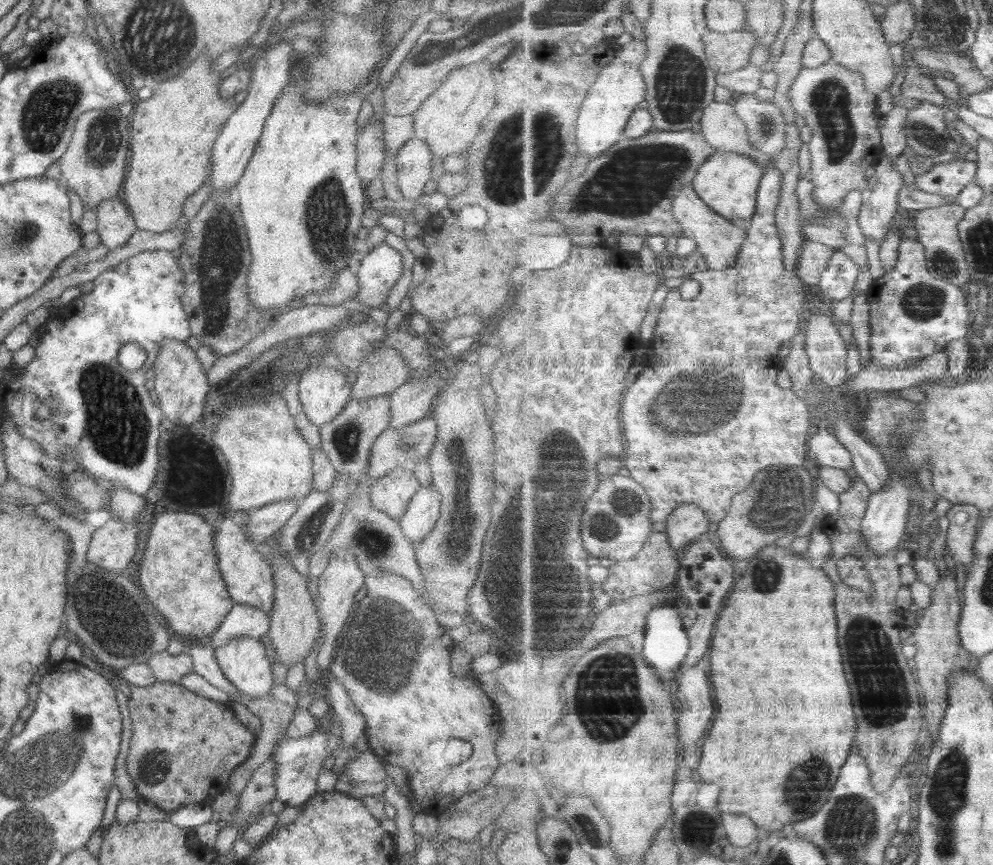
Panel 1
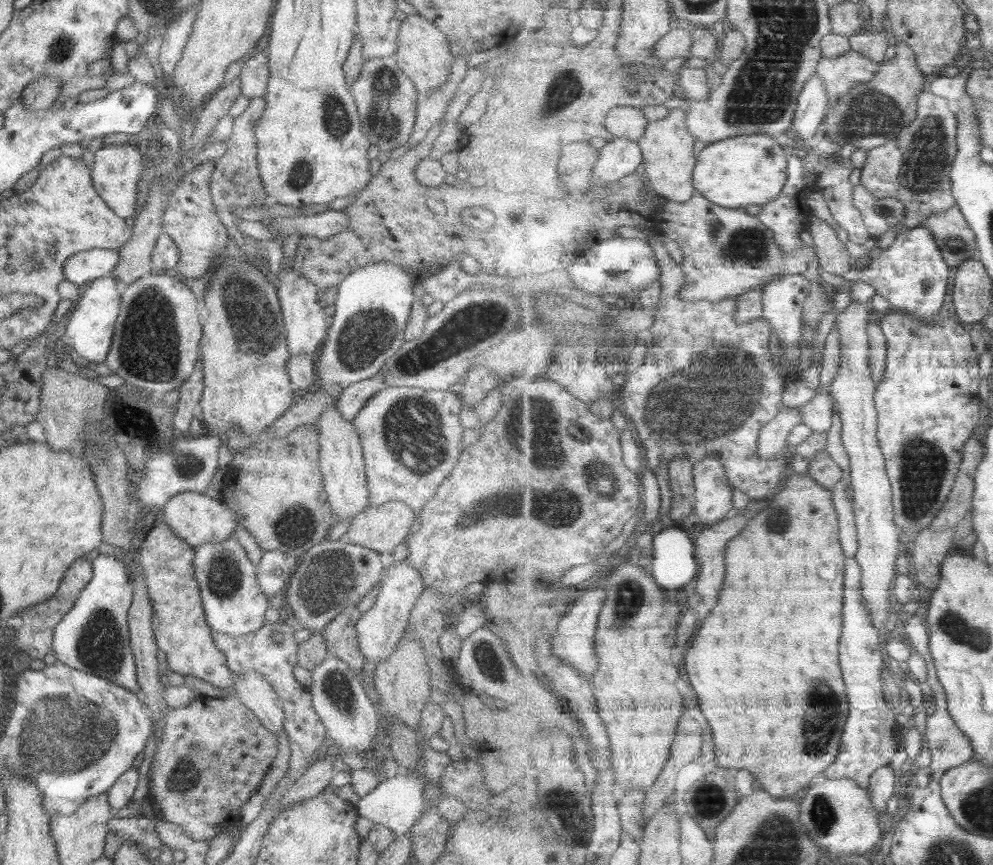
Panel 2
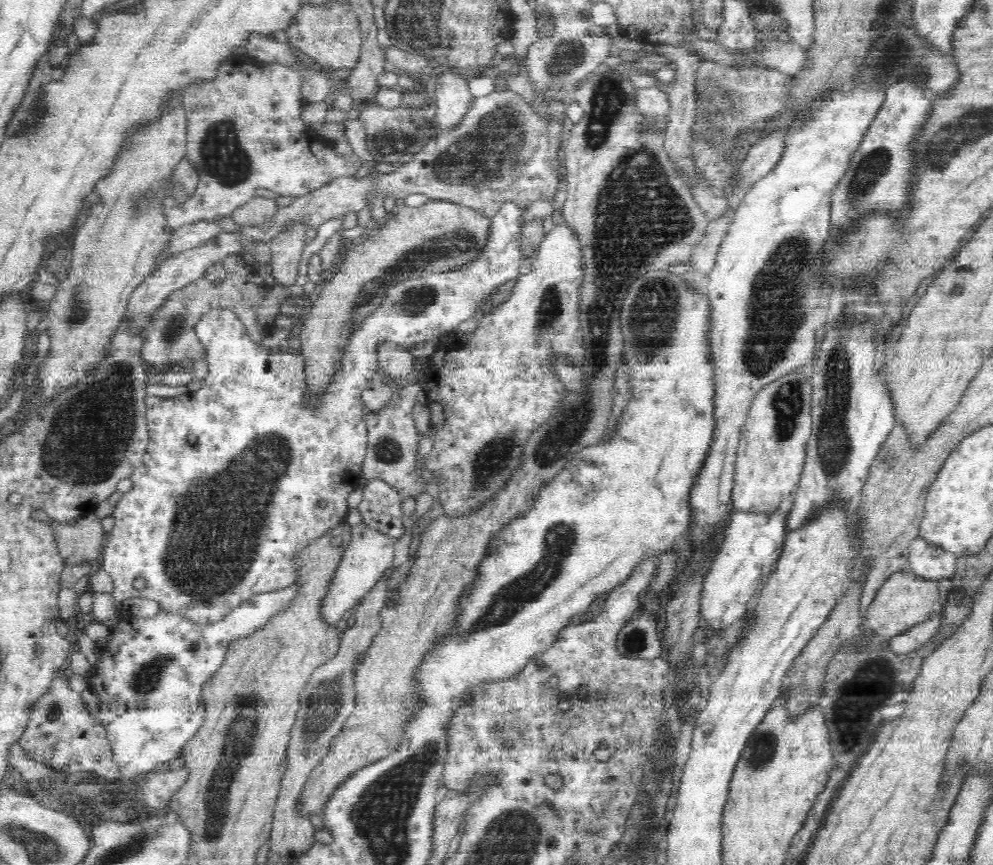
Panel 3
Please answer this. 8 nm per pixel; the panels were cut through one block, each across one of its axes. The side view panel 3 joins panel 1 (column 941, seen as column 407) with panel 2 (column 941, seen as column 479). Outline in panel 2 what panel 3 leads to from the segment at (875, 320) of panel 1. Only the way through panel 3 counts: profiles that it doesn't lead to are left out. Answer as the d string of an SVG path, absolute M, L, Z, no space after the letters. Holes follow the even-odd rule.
M922 226L899 232L894 243L887 249L878 251L866 268L851 268L850 272L841 276L848 281L862 280L872 284L896 310L905 311L921 320L935 320L944 308L944 300L950 288L950 274L954 271L943 256L936 236ZM926 280L930 280L929 285L924 285Z

